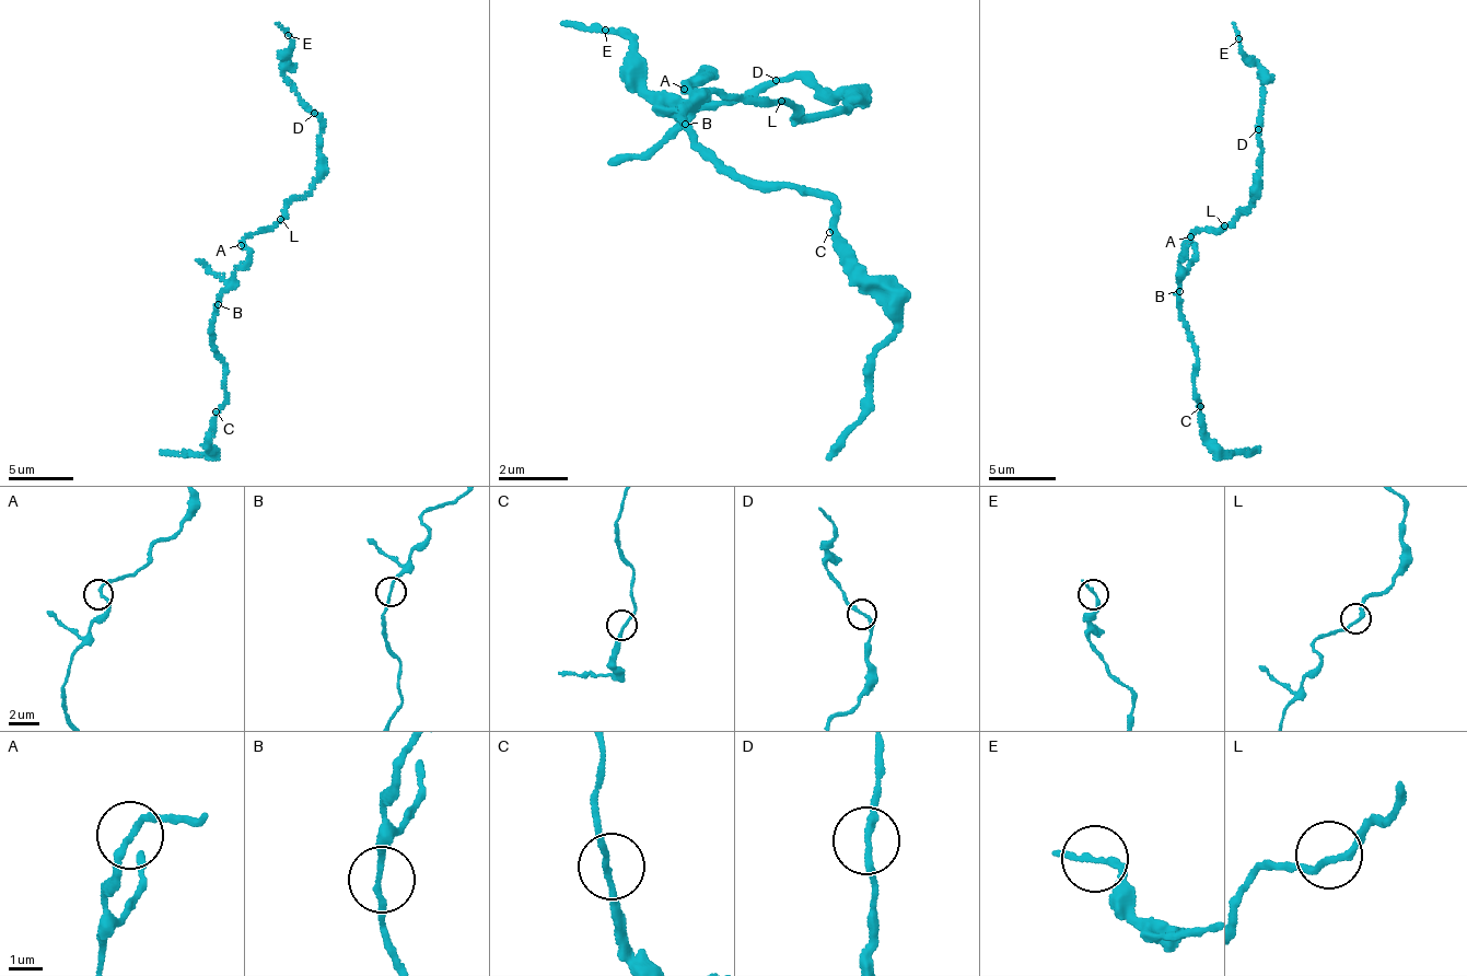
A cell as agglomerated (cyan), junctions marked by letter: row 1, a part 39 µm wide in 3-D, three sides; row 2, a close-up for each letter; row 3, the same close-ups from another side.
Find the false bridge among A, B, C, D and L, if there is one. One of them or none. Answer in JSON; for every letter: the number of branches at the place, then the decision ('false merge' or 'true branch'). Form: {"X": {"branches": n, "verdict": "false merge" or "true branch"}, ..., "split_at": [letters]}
{"A": {"branches": 2, "verdict": "true branch"}, "B": {"branches": 2, "verdict": "true branch"}, "C": {"branches": 2, "verdict": "true branch"}, "D": {"branches": 2, "verdict": "true branch"}, "L": {"branches": 2, "verdict": "true branch"}, "split_at": []}

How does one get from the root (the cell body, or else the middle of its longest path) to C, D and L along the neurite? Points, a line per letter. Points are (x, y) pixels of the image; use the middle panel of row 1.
C: (691, 79), (706, 68), (683, 118), (691, 140), (755, 186), (834, 199), (829, 232)
D: (691, 79), (691, 92), (789, 101), (802, 118), (847, 104), (791, 74), (779, 82)
L: (691, 79), (688, 85), (691, 92), (720, 88), (728, 95), (744, 93), (748, 100), (781, 101)

